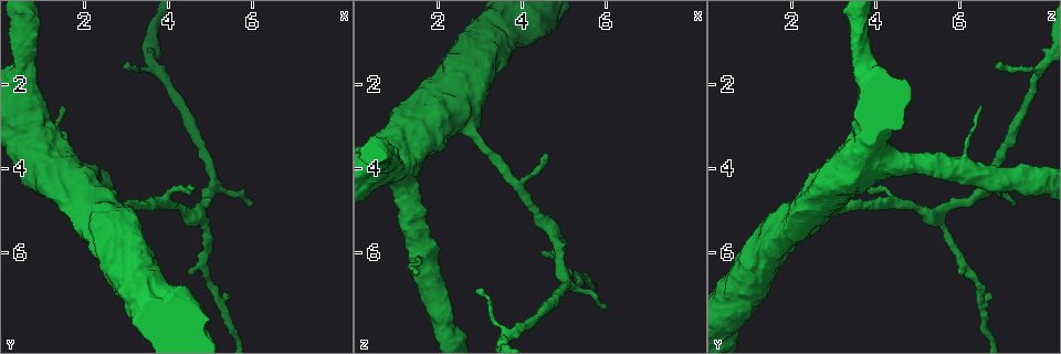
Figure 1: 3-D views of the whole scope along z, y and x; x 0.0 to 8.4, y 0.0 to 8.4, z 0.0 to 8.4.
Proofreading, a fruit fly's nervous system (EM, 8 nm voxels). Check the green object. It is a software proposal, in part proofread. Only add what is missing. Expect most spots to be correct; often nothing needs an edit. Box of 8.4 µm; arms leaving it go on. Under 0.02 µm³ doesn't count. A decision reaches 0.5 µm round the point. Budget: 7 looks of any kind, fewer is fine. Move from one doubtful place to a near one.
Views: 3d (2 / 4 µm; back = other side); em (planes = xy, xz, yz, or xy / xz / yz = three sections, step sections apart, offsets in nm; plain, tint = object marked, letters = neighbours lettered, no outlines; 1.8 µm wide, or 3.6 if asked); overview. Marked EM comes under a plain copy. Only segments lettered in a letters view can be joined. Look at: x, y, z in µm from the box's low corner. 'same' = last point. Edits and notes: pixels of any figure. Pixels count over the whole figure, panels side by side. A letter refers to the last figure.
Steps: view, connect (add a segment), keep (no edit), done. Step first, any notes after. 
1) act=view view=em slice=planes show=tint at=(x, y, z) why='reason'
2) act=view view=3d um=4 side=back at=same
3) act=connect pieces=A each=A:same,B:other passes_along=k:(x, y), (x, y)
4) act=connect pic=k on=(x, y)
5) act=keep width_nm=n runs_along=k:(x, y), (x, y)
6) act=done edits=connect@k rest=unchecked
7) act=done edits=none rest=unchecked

act=view view=em slice=yz step=4 show=tint at=(6.05, 4.85, 7.25) why='branch stops here'

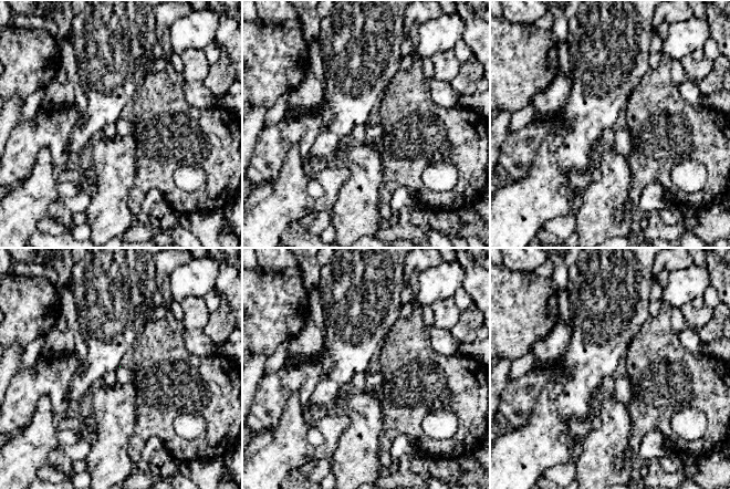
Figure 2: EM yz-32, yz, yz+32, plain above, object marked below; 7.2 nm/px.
act=view view=em slice=planes show=letters at=same why='another direction'

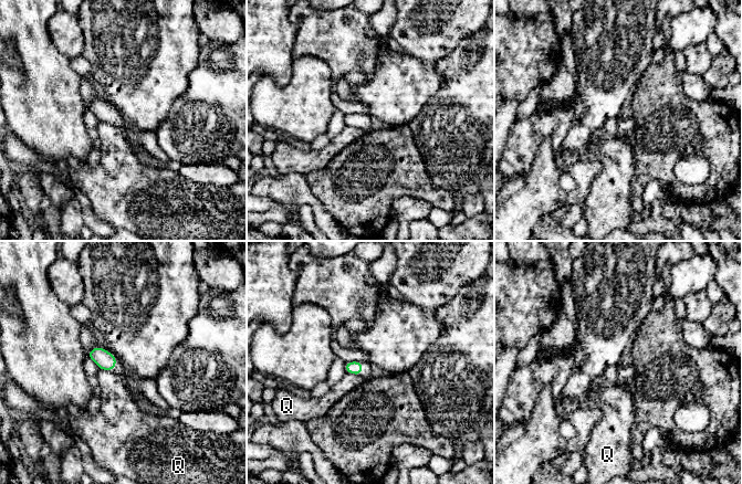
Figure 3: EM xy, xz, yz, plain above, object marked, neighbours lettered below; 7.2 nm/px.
act=keep each=Q:other found='none of them fits'

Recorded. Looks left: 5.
act=view view=3d um=4 at=(1.15, 3.85, 4.15) why='calibre changes'

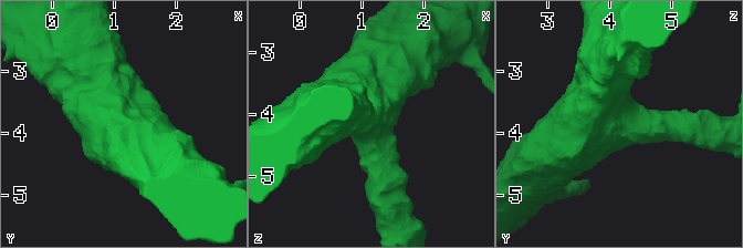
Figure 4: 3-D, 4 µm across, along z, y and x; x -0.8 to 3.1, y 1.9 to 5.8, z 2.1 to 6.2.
act=view view=em um=3.6 slice=xz step=16 show=tint at=same why='shape alone is not enough'

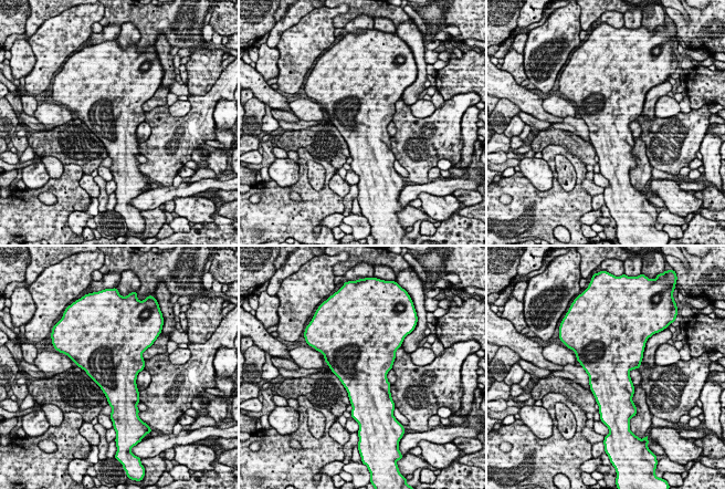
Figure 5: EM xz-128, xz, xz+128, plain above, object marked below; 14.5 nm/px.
act=view view=em um=3.6 slice=planes show=letters at=same why='cut it another way'

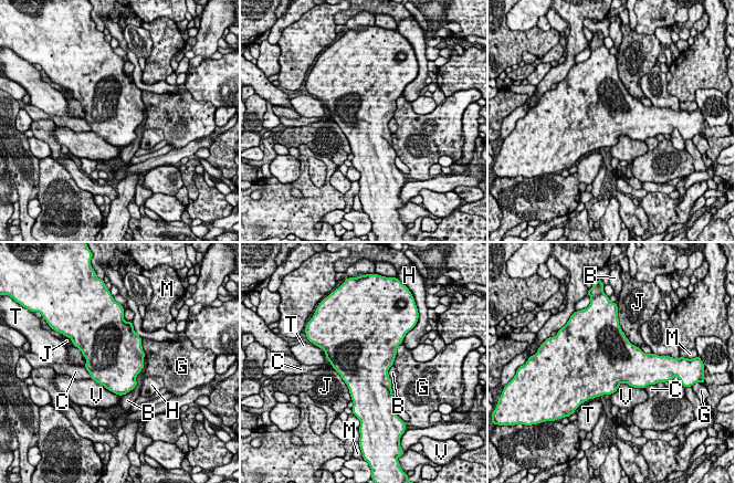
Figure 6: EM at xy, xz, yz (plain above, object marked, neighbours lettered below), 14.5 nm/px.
act=keep longest_contact=B:700nm each=B:other,C:other,G:other,H:other,J:other,M:other,T:other,V:other found='none of them fits'

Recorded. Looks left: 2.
act=view view=em um=3.6 slice=xy step=8 show=letters at=(4.60, 4.50, 3.65) why='an open end'

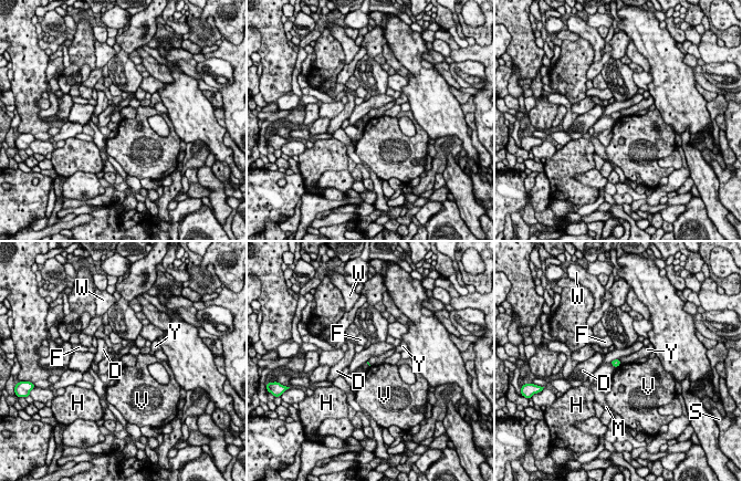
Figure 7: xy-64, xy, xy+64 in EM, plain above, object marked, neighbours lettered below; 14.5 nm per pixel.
act=view view=em um=3.6 slice=planes show=letters at=same

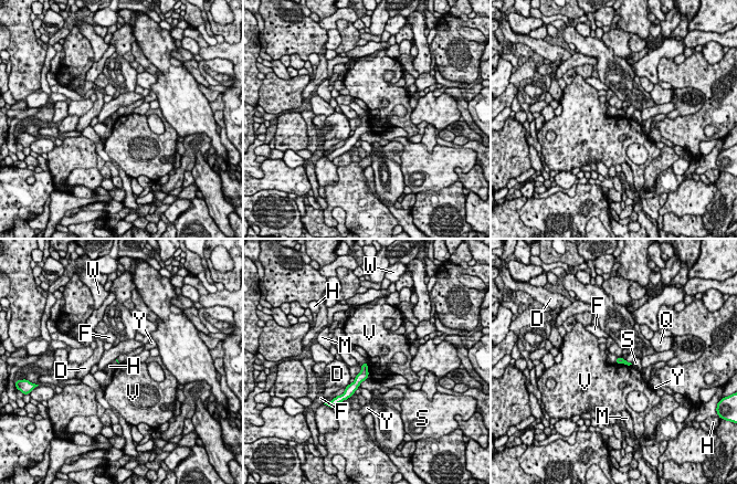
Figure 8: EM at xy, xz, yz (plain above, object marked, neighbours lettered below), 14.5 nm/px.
act=keep each=D:other,F:other,H:other,M:other,Q:other,S:other,V:other,W:other,Y:other found='none of them fits'

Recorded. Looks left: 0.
act=done edits=none rest=unchecked

